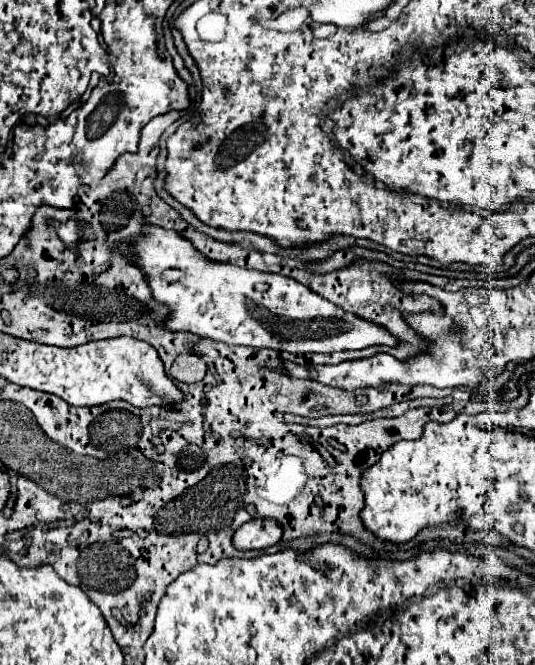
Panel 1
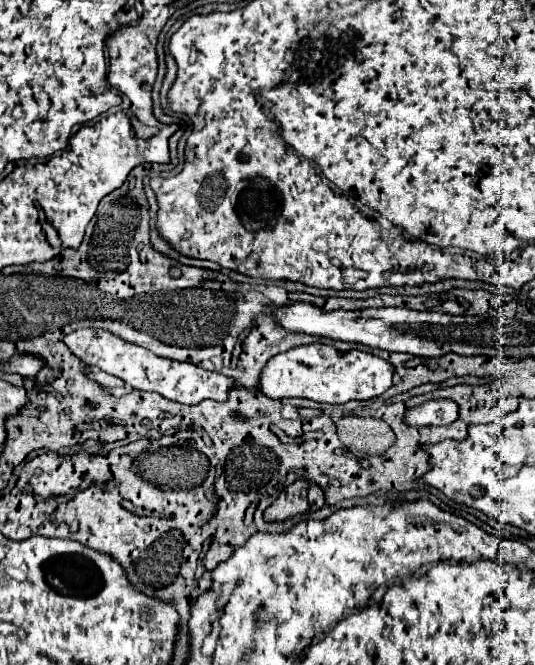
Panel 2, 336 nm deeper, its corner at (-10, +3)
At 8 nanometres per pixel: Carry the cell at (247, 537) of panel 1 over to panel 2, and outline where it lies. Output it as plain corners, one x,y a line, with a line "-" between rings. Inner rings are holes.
296,480
280,492
280,496
266,508
266,520
286,520
296,514
314,512
324,506
324,492
312,480

